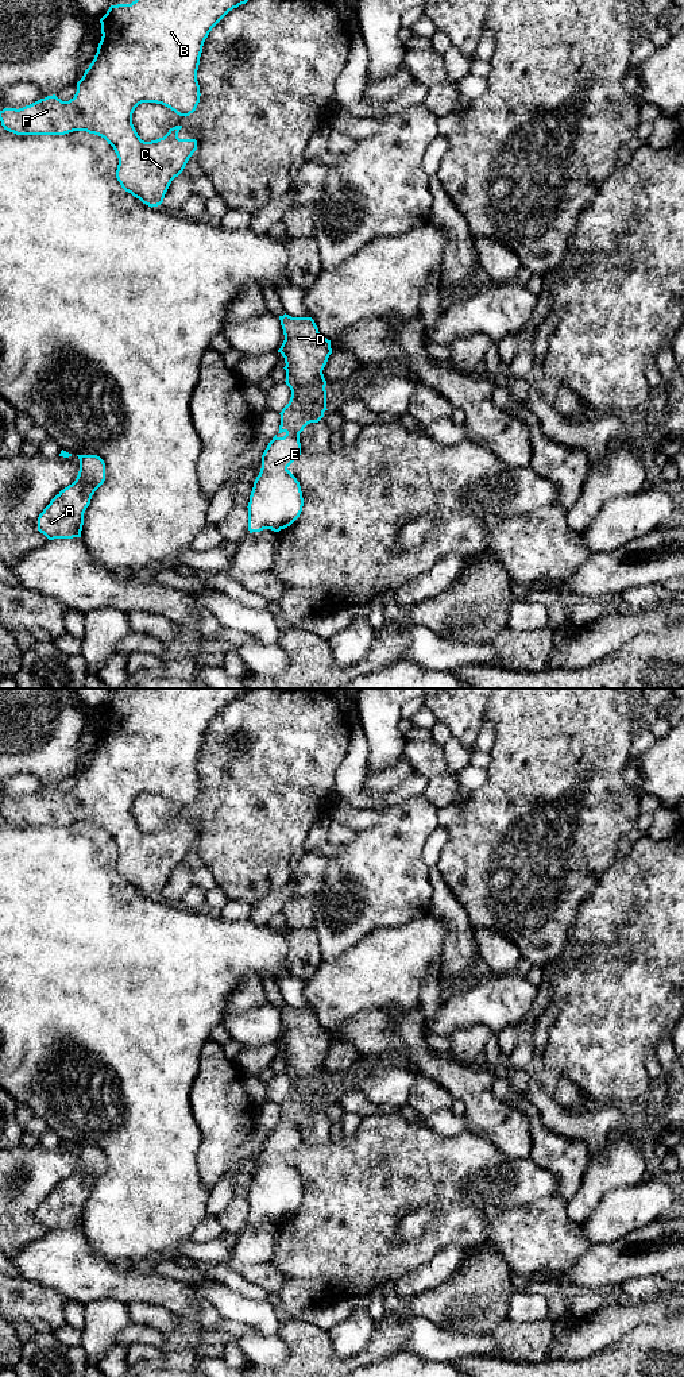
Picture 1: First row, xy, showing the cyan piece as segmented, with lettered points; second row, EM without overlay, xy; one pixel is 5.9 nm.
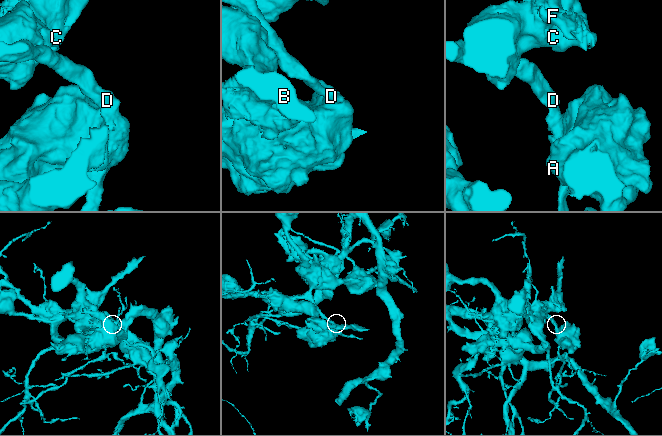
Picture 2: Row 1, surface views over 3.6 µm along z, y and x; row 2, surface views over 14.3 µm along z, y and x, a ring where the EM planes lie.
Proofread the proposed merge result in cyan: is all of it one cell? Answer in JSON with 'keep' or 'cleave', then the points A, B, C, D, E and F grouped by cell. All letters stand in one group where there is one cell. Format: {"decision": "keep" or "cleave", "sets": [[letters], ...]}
{"decision": "keep", "sets": [["A", "B", "C", "D", "E", "F"]]}

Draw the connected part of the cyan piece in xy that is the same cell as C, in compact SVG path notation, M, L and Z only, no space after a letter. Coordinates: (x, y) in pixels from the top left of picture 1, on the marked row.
M135 0L131 4L111 5L100 19L101 40L94 59L77 82L77 92L69 101L55 94L40 99L23 108L4 108L0 122L4 130L16 135L65 135L73 131L86 131L104 138L119 158L116 178L121 188L148 207L163 202L171 181L178 177L189 158L197 150L196 139L179 139L182 126L175 126L156 140L144 142L132 124L132 113L142 103L162 104L179 116L193 113L200 103L197 70L202 46L212 28L233 8L248 0Z

